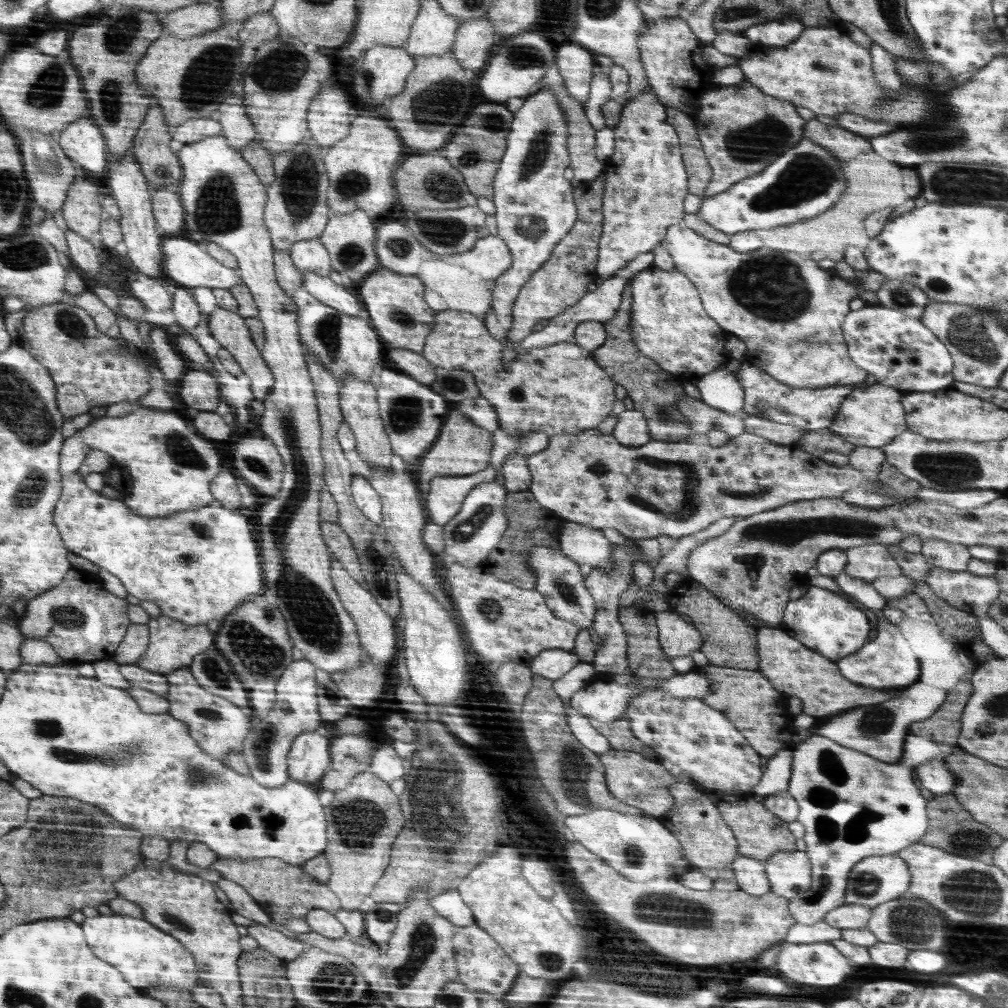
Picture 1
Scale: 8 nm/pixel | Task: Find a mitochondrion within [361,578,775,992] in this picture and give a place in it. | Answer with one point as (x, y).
(436, 779)

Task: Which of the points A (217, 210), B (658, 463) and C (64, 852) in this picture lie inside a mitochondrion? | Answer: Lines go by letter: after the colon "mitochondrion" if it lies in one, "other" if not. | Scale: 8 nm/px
A: mitochondrion
B: other
C: mitochondrion

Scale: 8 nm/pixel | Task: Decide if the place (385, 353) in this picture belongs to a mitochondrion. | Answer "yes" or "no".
no

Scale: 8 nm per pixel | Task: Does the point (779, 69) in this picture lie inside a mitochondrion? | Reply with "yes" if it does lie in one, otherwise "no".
no

